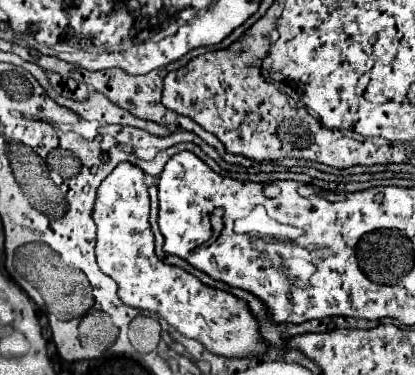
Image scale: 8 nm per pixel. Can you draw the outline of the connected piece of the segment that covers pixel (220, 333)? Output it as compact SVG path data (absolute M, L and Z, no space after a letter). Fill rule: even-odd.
M119 164L107 176L107 180L103 180L103 184L99 188L99 200L97 200L95 212L93 212L93 220L97 224L97 246L95 246L97 262L99 262L99 268L119 284L119 298L127 306L149 310L153 314L163 316L175 330L179 330L187 338L201 342L213 354L227 356L227 358L241 358L241 356L263 352L259 332L257 332L257 322L251 316L251 312L243 300L235 298L229 292L209 288L203 282L199 282L195 276L187 274L185 270L163 264L155 256L153 232L149 226L149 194L147 194L147 186L145 186L143 178L145 178L143 170L139 170L131 164Z

